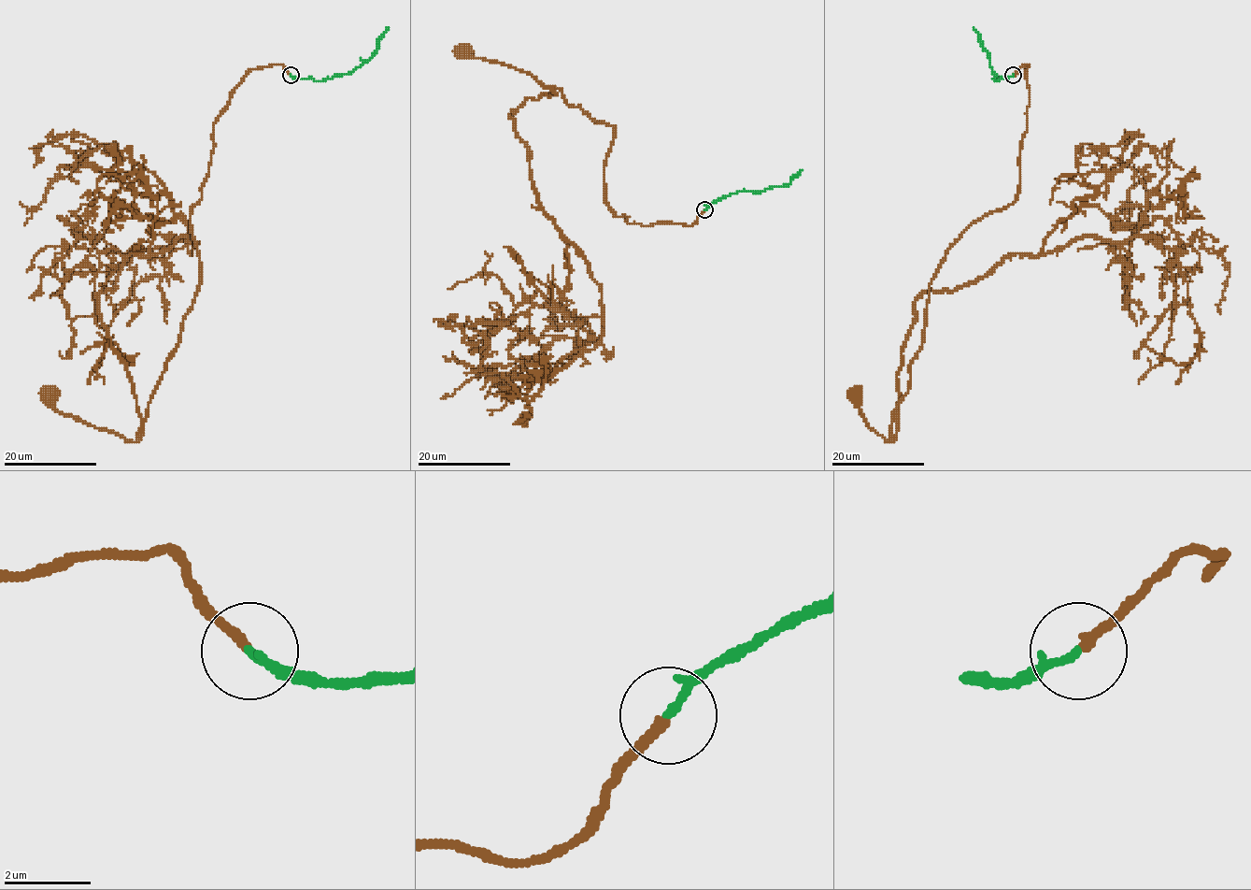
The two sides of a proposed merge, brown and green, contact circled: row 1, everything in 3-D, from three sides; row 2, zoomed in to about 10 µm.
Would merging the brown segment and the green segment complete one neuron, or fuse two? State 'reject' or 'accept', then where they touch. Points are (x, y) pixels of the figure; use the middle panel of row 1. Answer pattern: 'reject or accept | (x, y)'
accept | (704, 209)

